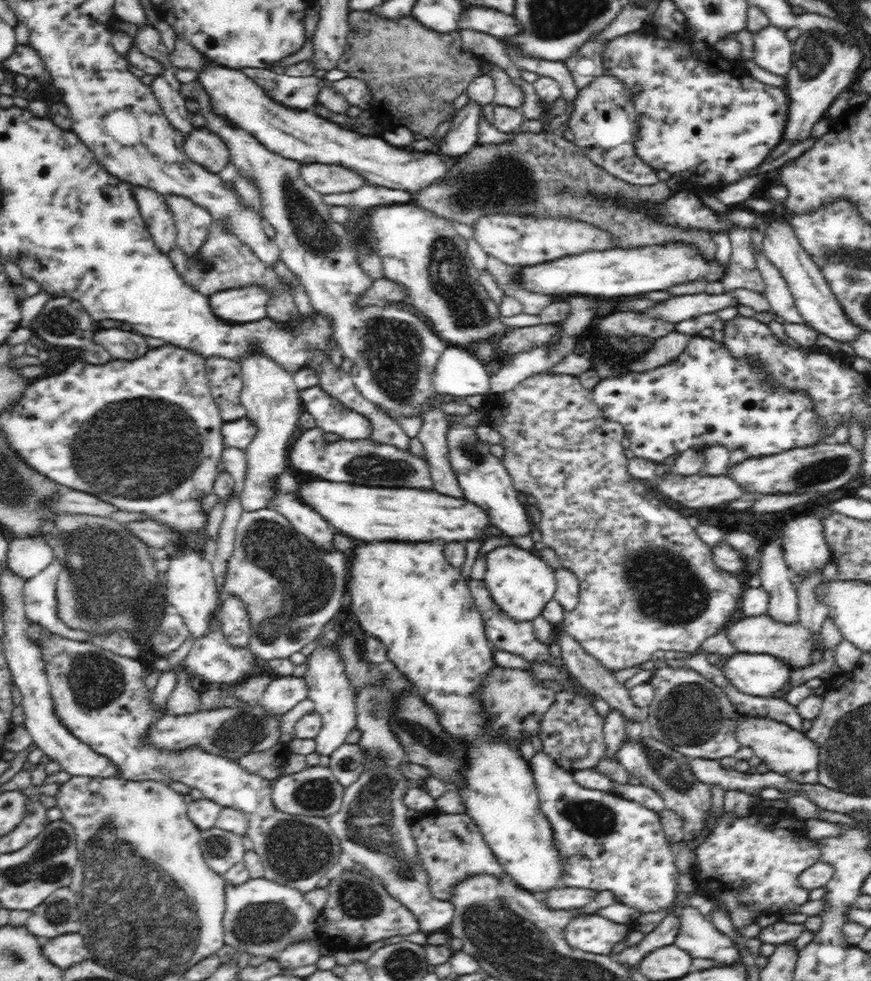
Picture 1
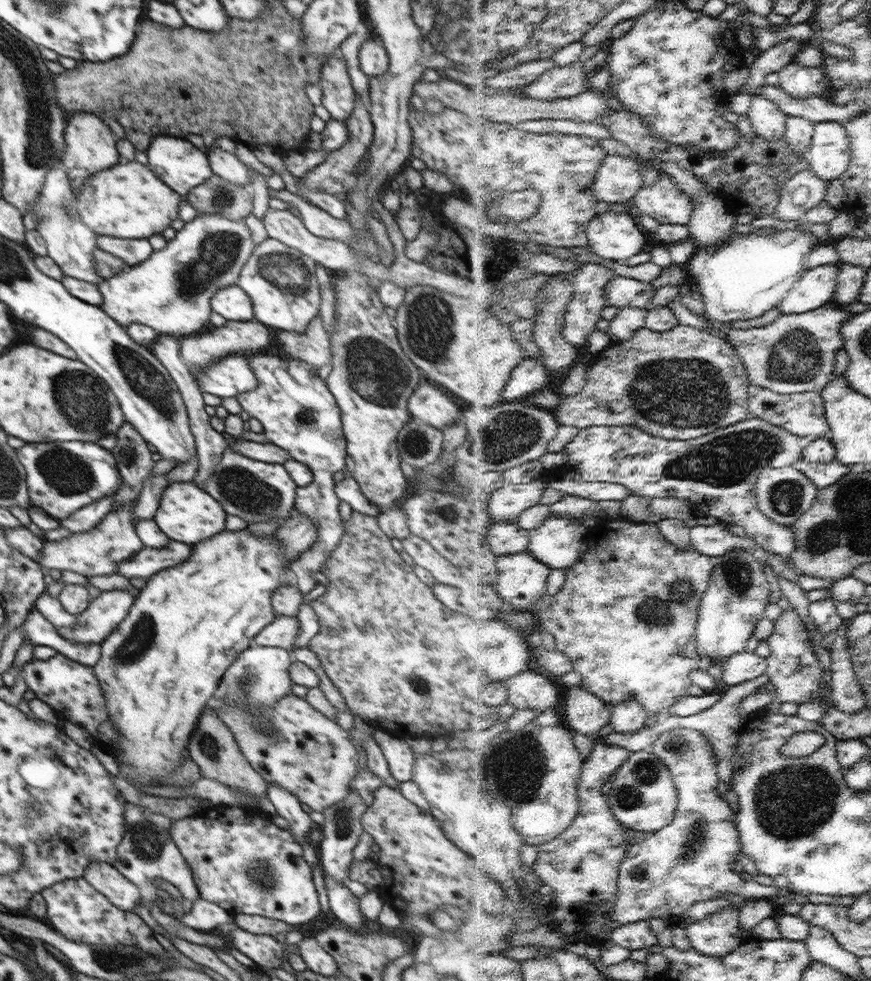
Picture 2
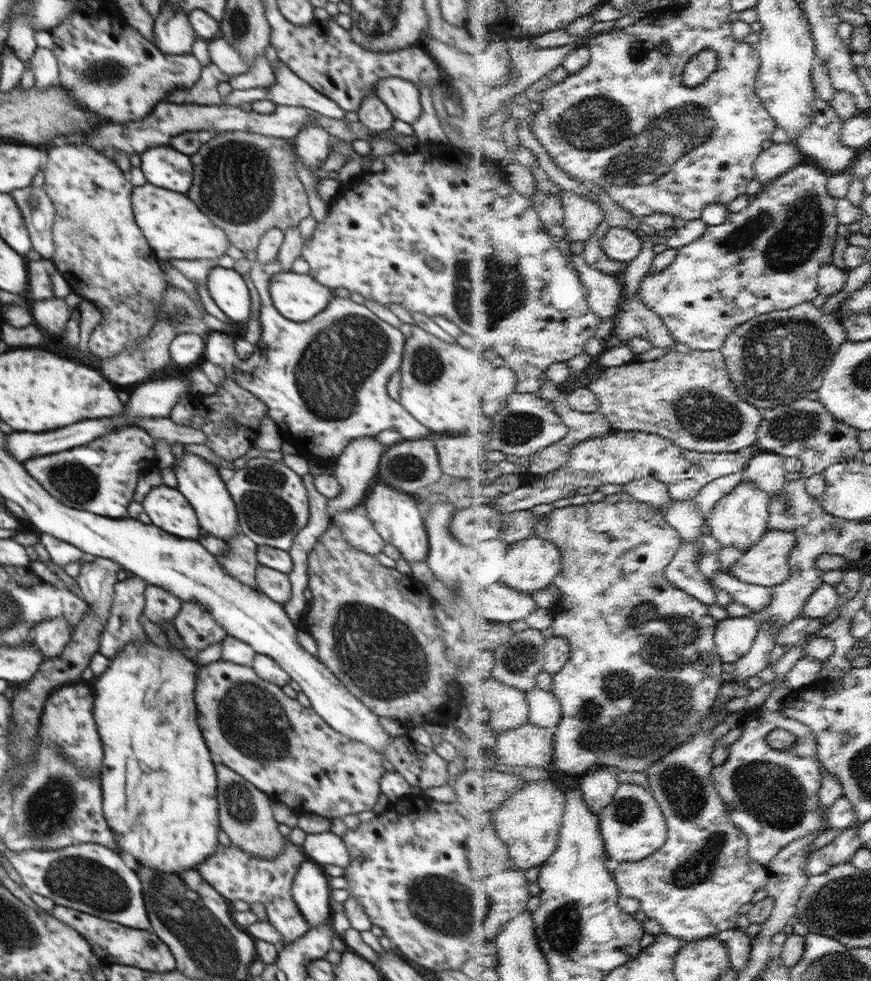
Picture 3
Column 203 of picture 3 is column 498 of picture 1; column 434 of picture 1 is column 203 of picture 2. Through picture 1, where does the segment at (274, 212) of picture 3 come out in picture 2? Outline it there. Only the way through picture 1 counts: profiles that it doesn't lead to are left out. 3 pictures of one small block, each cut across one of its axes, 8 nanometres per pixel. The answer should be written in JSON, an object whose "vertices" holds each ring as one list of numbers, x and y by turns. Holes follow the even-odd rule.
{"vertices":[[218,175,195,186,184,200,199,213,219,214,232,220,244,221,253,210,250,187,234,184]]}

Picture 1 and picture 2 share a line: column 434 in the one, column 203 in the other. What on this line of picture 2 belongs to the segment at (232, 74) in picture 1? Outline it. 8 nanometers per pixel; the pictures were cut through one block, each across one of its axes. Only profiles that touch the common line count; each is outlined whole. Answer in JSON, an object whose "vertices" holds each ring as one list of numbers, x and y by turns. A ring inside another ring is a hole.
{"vertices":[[167,135,156,137,146,150,148,168,168,186,172,186,181,197,185,197,195,186,208,180,213,174,207,154,194,147,188,140]]}

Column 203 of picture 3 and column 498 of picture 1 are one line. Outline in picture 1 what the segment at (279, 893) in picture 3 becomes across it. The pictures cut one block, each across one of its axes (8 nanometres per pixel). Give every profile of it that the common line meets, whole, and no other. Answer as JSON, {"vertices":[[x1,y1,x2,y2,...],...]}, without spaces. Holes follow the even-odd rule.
{"vertices":[[436,810,422,812,410,821,414,843,418,847,418,857,428,877,432,897,448,902,453,888,466,877,475,874,488,874,498,879,510,877,497,861,482,833,466,813,441,813]]}

